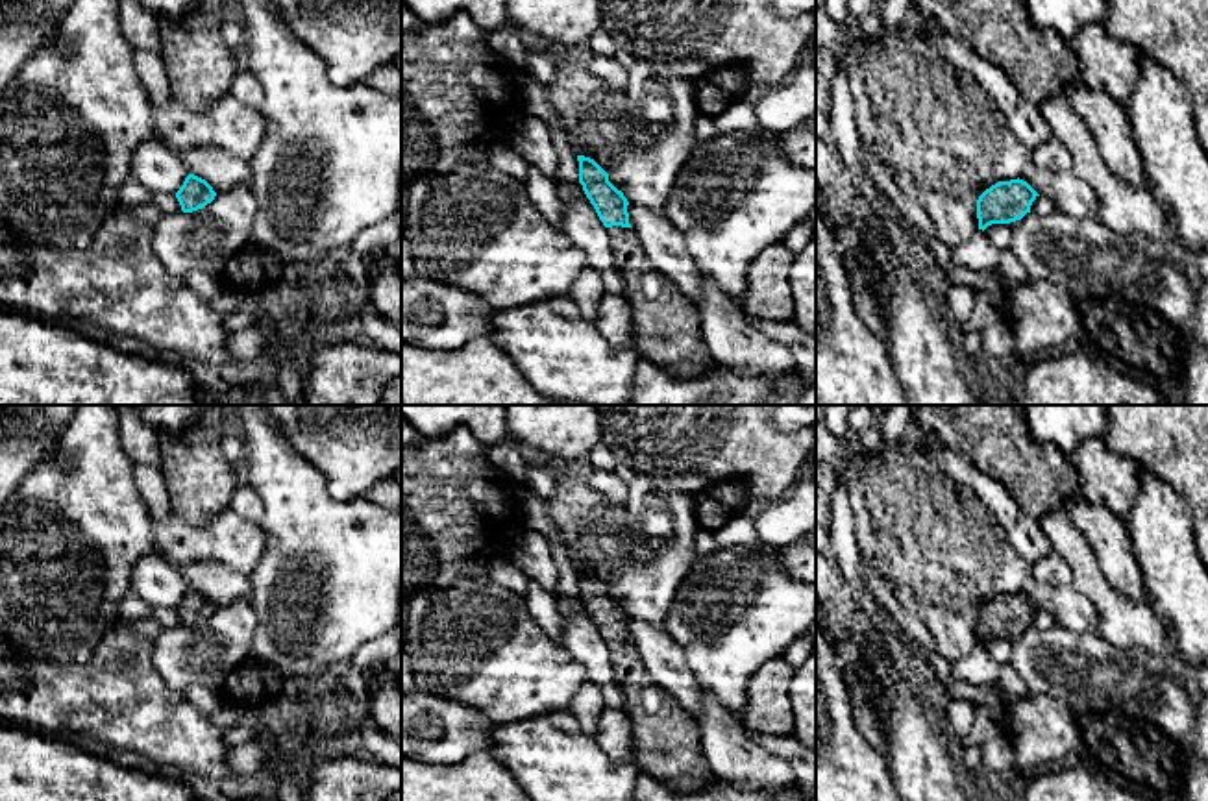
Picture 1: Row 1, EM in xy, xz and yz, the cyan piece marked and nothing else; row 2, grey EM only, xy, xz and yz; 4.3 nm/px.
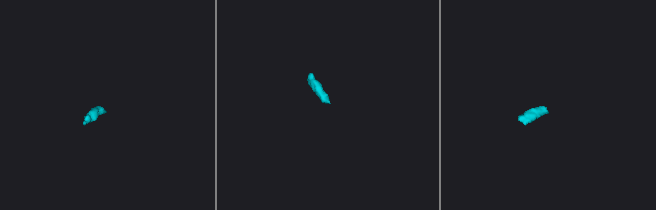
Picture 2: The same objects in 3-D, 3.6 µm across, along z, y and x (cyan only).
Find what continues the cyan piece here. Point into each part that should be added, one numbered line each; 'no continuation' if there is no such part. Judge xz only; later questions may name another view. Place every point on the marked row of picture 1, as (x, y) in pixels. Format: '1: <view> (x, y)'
1: xz (666, 330)

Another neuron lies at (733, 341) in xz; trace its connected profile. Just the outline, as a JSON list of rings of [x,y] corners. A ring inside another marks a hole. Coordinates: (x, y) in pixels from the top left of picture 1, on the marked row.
[[[707,274],[699,276],[699,327],[714,363],[783,387],[801,381],[794,355],[751,322],[742,300],[723,292]]]

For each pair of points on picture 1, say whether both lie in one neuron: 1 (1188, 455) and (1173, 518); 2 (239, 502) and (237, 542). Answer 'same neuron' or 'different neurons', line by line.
1: different neurons
2: different neurons

